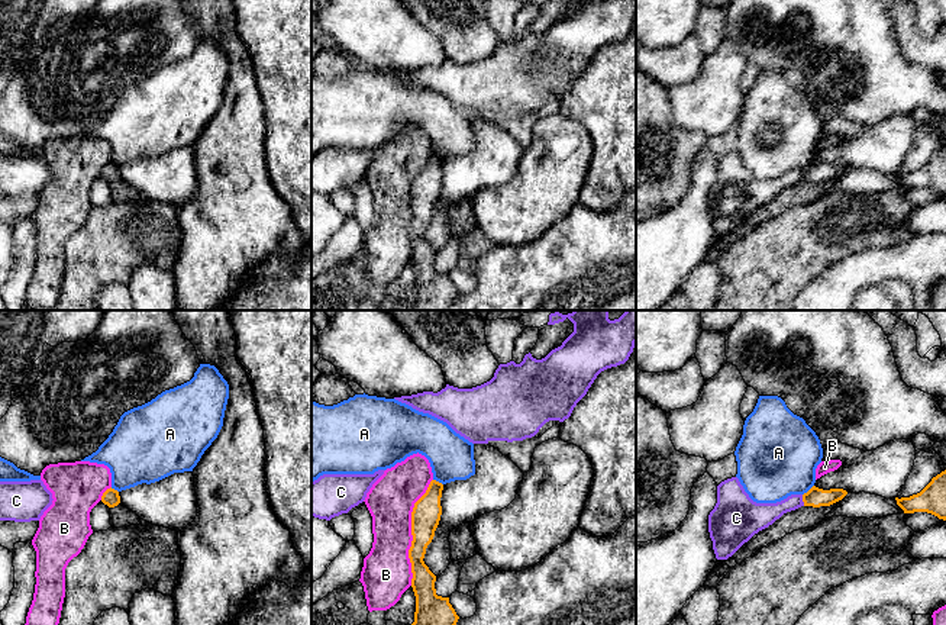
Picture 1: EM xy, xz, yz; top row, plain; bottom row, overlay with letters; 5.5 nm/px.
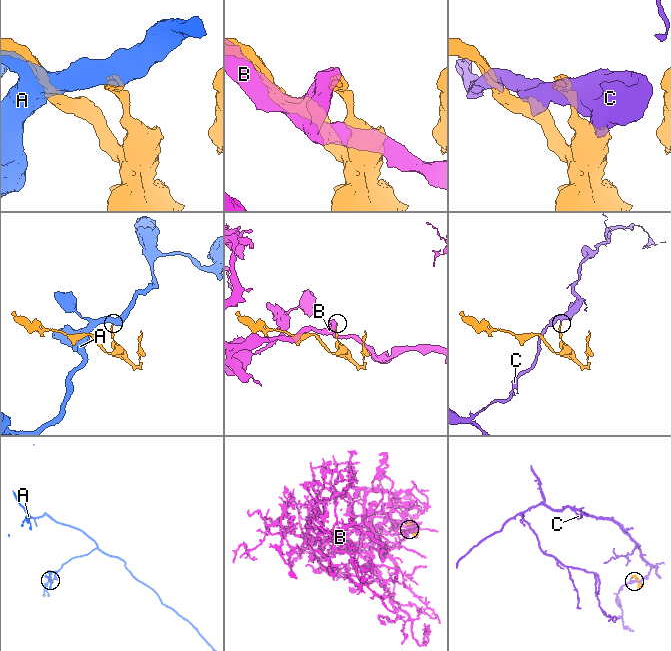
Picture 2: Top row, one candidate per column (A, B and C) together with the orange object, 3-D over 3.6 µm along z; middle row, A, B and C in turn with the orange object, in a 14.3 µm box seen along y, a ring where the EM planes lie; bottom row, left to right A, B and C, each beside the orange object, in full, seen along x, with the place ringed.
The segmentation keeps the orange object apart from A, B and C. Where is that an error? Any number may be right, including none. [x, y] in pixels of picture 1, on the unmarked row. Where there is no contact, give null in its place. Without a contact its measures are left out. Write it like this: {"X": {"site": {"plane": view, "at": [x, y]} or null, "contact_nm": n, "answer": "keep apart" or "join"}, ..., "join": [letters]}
{"A": {"site": {"plane": "yz", "at": [809, 166]}, "contact_nm": 90, "answer": "keep apart"}, "B": {"site": {"plane": "xz", "at": [412, 208]}, "contact_nm": 600, "answer": "keep apart"}, "C": {"site": {"plane": "yz", "at": [803, 176]}, "contact_nm": 70, "answer": "keep apart"}, "join": []}

